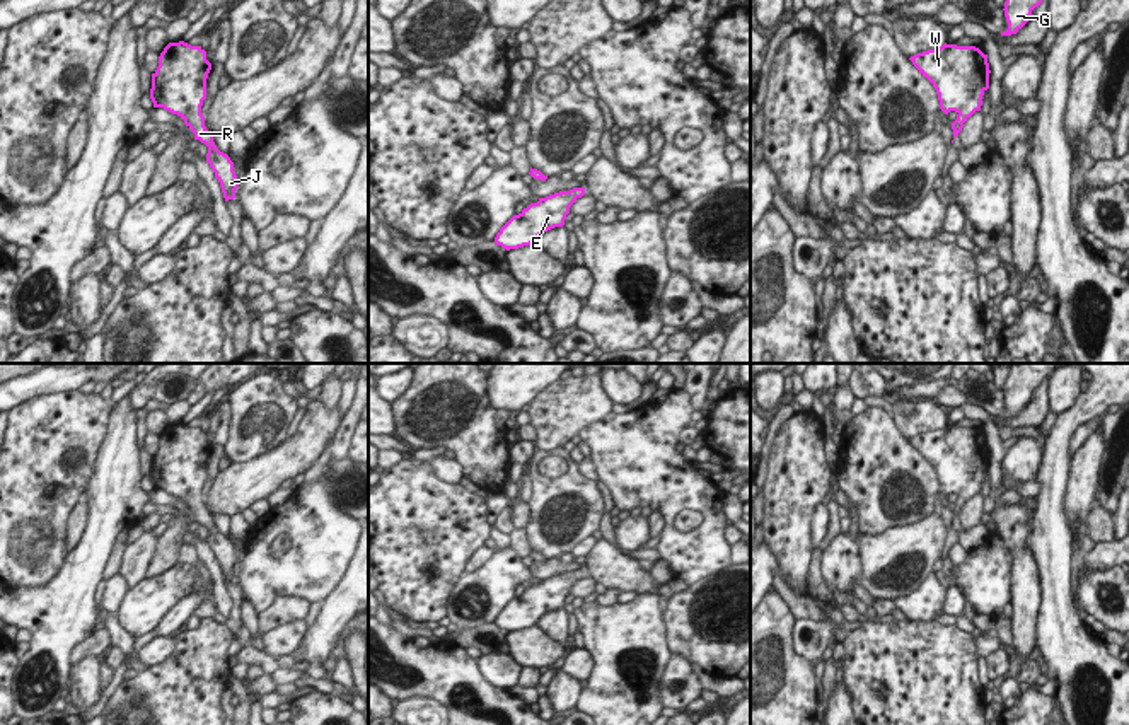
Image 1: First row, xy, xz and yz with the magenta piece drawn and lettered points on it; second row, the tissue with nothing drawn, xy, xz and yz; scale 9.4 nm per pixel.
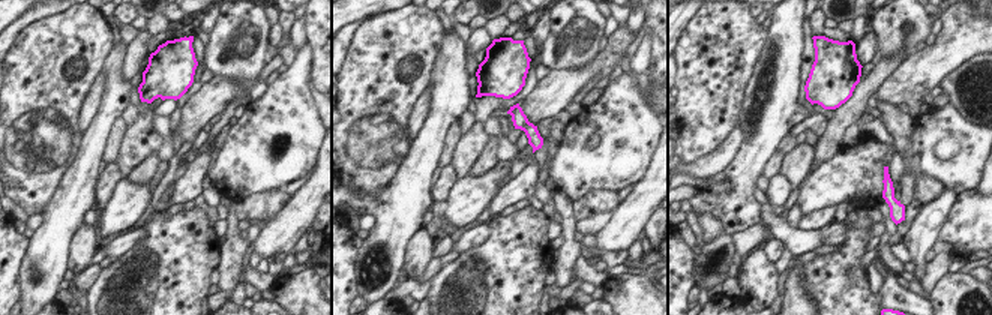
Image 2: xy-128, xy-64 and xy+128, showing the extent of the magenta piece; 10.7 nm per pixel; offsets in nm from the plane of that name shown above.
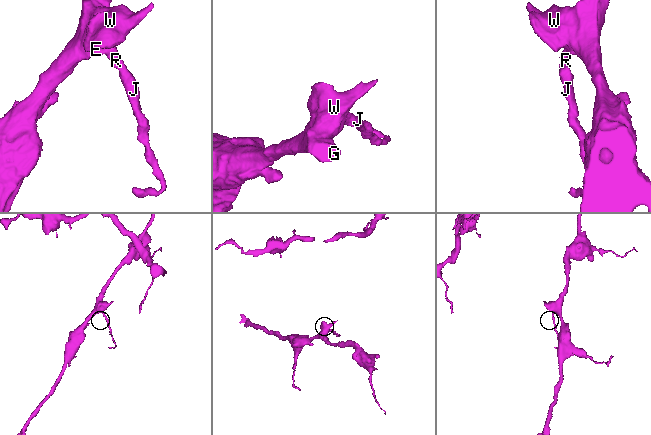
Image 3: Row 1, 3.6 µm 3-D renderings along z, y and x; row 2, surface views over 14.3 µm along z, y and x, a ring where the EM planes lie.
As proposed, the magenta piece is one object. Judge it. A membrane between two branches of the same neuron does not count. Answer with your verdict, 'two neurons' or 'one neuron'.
one neuron

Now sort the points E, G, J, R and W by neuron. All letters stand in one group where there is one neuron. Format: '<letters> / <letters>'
E G J R W

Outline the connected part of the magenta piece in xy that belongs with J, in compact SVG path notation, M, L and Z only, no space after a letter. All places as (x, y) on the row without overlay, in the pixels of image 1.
M184 423L169 425L159 438L157 452L152 455L150 481L153 490L164 490L177 496L194 515L194 522L208 529L206 544L220 565L225 583L229 583L235 580L239 568L234 544L217 531L201 496L210 452L211 445L201 428L191 428Z

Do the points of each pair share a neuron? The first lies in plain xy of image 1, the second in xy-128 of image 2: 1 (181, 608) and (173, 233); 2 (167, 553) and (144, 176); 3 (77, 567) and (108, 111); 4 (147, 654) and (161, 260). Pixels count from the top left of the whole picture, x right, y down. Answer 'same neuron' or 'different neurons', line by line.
1: different neurons
2: same neuron
3: same neuron
4: different neurons

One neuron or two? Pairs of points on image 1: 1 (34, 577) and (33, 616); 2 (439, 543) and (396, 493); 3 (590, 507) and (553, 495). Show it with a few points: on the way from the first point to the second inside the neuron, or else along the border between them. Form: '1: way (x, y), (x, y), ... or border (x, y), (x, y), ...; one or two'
1: border (62, 558), (58, 572), (45, 584), (17, 589); two
2: way (427, 531), (413, 517), (408, 505); one
3: way (582, 507), (565, 507), (561, 504); one

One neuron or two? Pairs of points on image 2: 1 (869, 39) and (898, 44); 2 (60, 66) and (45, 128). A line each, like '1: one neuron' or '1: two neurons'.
1: two neurons
2: one neuron

